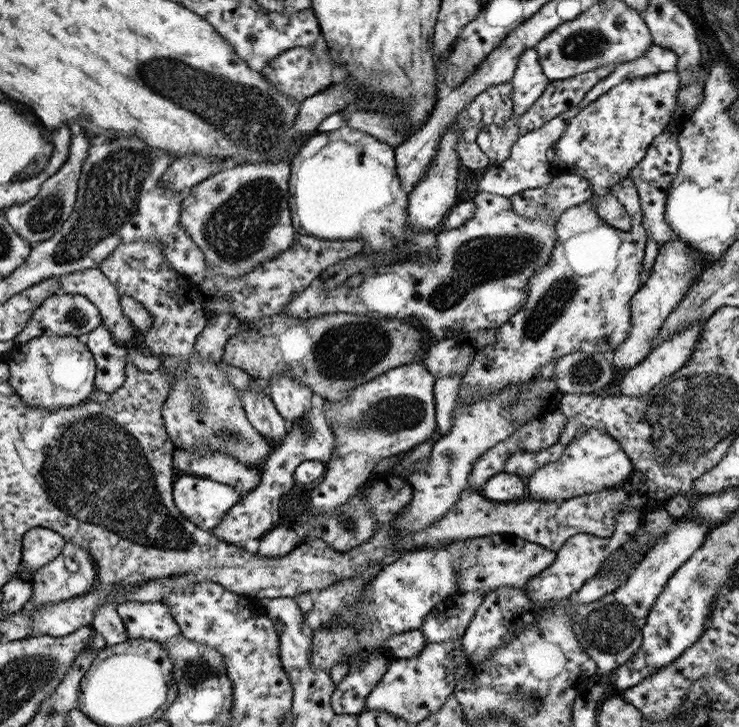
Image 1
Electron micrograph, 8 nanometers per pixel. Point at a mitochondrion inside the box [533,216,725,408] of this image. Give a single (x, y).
(586, 372)

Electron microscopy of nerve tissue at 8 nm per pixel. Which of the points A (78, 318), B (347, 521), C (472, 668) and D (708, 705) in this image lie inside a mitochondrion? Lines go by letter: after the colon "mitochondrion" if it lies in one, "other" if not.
A: mitochondrion
B: mitochondrion
C: other
D: other

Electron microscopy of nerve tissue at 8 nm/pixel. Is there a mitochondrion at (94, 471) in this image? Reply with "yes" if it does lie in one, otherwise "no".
yes

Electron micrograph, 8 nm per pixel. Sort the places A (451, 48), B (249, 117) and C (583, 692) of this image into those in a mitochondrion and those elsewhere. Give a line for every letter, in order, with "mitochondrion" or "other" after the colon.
A: other
B: mitochondrion
C: other

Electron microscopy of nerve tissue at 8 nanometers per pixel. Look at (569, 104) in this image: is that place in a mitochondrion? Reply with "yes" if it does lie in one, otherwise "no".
no

